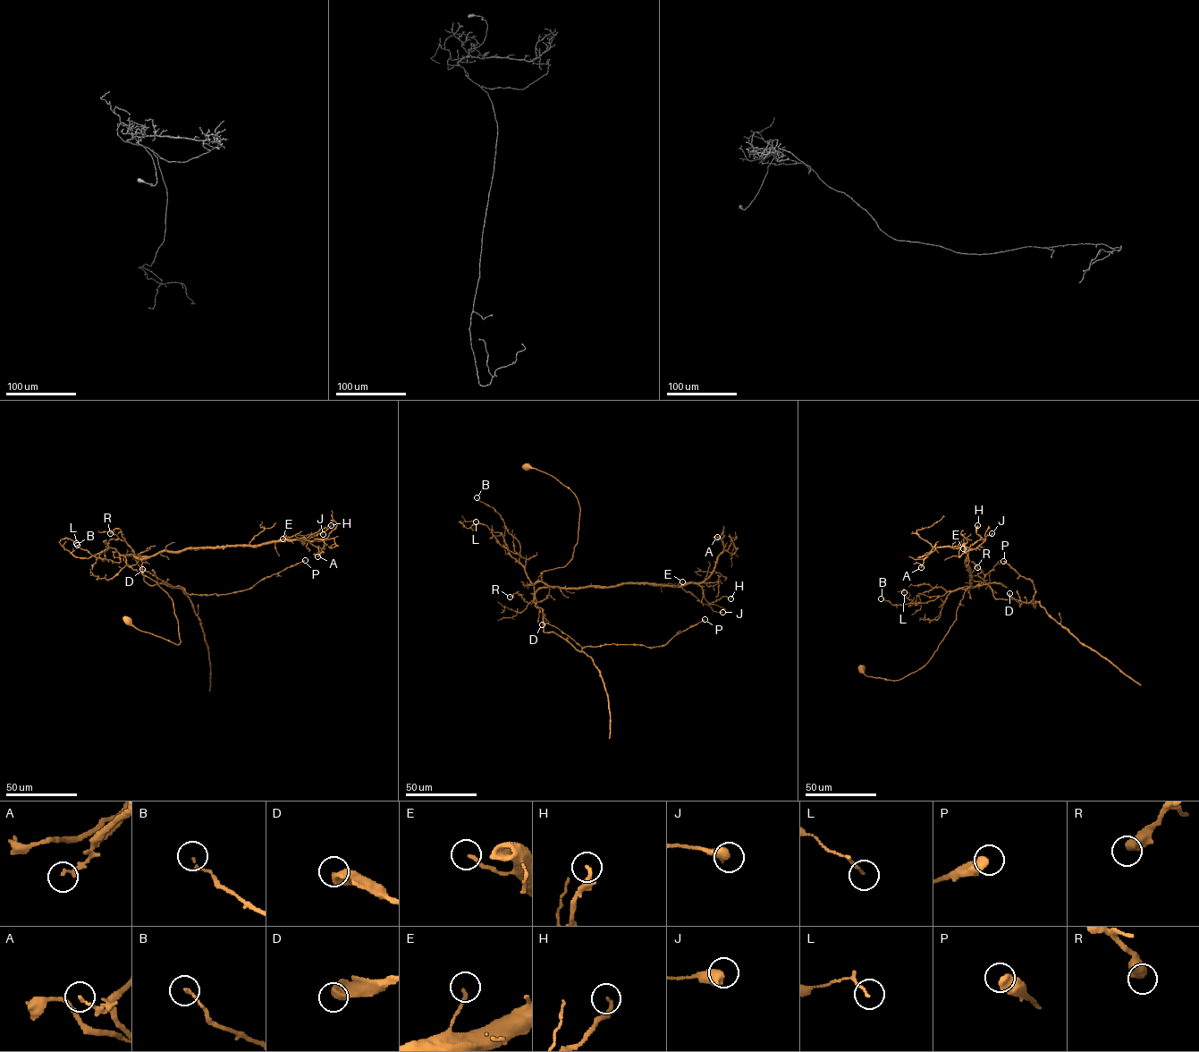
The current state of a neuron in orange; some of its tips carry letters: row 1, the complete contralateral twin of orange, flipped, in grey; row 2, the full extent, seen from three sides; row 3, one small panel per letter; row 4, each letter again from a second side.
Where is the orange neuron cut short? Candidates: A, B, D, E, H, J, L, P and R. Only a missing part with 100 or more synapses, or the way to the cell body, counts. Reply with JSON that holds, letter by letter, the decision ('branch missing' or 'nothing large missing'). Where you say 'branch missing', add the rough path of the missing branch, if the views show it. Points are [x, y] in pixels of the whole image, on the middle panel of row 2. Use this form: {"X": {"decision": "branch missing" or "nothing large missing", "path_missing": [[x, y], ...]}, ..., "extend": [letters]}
{"A": {"decision": "nothing large missing"}, "B": {"decision": "nothing large missing"}, "D": {"decision": "nothing large missing"}, "E": {"decision": "nothing large missing"}, "H": {"decision": "nothing large missing"}, "J": {"decision": "nothing large missing"}, "L": {"decision": "nothing large missing"}, "P": {"decision": "nothing large missing"}, "R": {"decision": "nothing large missing"}, "extend": []}

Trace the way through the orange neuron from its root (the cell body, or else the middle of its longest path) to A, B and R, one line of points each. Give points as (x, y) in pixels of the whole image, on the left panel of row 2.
A: (127, 620), (180, 643), (172, 598), (142, 573), (141, 560), (160, 552), (317, 538), (324, 543), (317, 556)
B: (127, 620), (142, 631), (181, 642), (172, 598), (142, 574), (140, 559), (129, 554), (113, 562), (77, 545)
R: (127, 620), (142, 631), (181, 642), (172, 598), (142, 574), (142, 562), (120, 529), (110, 533)

